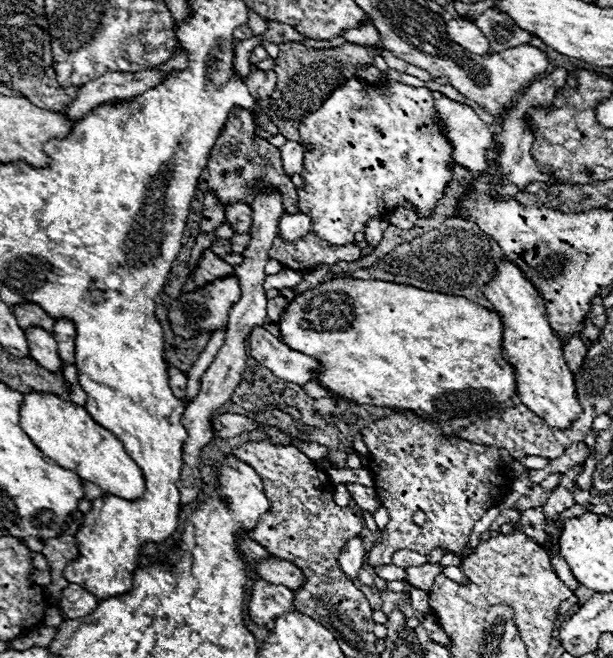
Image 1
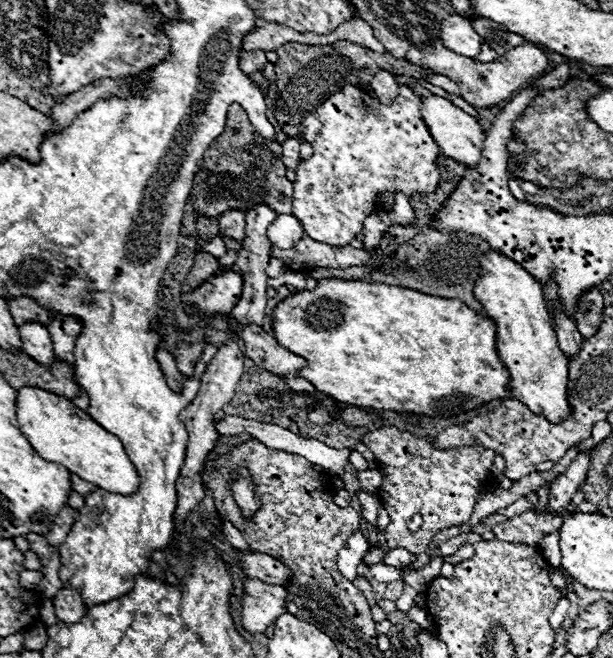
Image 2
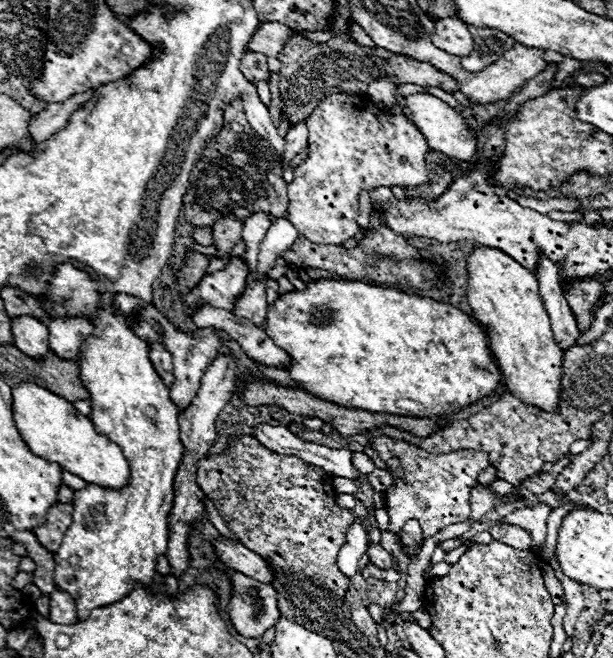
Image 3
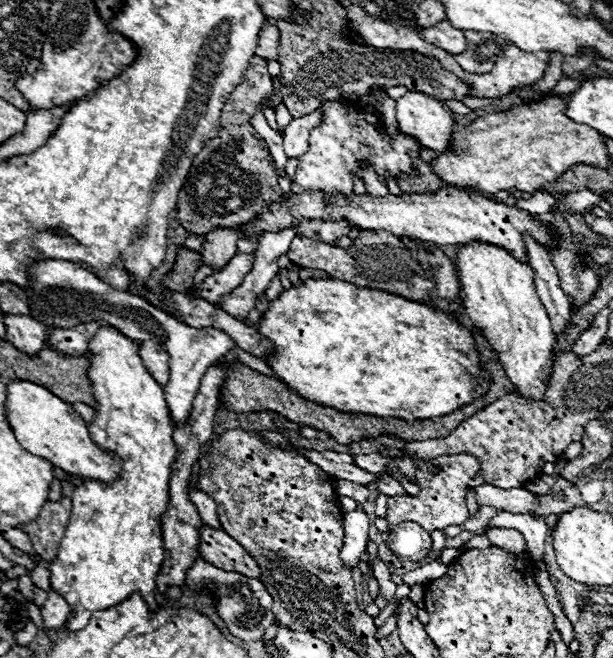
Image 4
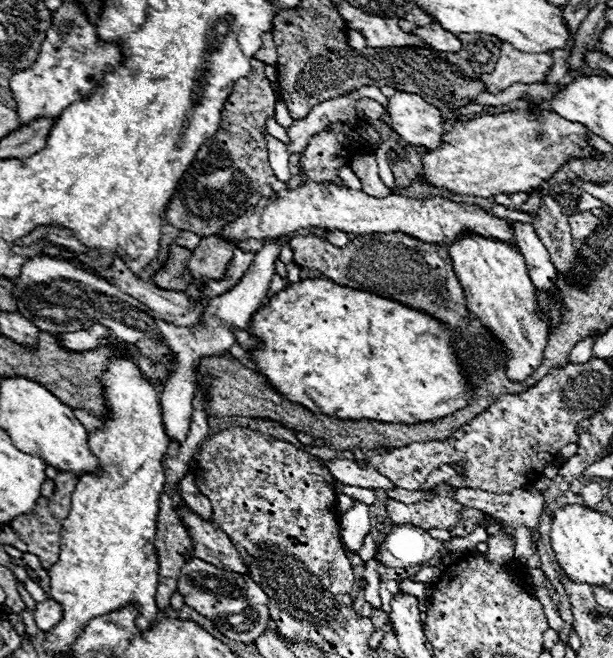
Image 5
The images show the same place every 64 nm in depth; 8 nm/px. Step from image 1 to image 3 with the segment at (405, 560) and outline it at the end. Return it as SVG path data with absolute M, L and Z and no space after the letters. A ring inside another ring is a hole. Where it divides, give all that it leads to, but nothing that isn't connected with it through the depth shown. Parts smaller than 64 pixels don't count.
M369 543L367 555L369 556L370 562L380 569L391 568L396 559L392 553L386 551L378 543Z

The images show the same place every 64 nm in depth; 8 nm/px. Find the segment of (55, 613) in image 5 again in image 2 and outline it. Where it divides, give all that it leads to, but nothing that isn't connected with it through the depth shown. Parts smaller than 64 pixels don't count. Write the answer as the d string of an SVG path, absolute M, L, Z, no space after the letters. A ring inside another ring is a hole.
M62 588L54 596L52 604L54 604L54 612L56 612L58 622L66 622L66 624L78 622L88 612L86 606L82 604L80 592L78 590L72 590L72 588Z

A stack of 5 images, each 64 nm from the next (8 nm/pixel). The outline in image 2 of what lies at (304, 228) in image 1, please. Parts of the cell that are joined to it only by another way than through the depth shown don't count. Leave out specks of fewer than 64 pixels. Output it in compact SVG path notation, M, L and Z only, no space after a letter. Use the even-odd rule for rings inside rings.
M282 214L282 216L276 216L276 220L272 222L268 230L268 240L272 246L286 250L286 248L292 248L302 234L304 232L300 222L296 222L296 218L292 218L290 214Z

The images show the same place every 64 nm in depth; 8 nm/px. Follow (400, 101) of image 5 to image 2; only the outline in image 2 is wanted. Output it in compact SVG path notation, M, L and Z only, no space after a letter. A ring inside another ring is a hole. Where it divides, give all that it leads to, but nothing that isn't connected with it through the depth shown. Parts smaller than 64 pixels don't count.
M440 96L422 98L420 114L422 114L422 120L426 122L426 128L430 130L434 142L438 144L438 148L448 158L452 158L460 164L468 164L468 166L472 166L480 160L480 150L482 150L482 144L484 144L484 130L478 124L476 118L472 118L470 114L466 114L464 110L454 106L450 100L440 98Z

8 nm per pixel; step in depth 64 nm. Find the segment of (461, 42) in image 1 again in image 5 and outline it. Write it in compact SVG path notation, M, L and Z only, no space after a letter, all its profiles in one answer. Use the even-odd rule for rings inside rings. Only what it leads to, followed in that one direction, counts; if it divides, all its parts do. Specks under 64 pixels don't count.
M430 24L430 26L416 26L412 30L412 34L416 34L424 44L428 44L432 50L436 52L458 52L462 48L460 40L450 34L448 30L444 30L438 24Z

